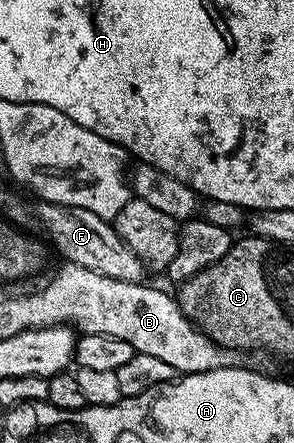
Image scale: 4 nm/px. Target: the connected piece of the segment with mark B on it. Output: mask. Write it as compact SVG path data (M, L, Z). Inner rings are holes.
M65 262L45 287L32 291L35 300L29 304L29 312L33 314L35 310L41 310L43 314L31 318L31 322L43 323L33 324L33 330L68 324L81 334L116 336L119 340L127 340L136 353L155 356L171 364L171 368L175 368L181 376L238 365L238 351L215 344L182 312L172 293L149 285L113 280L111 276L91 272L91 268Z

